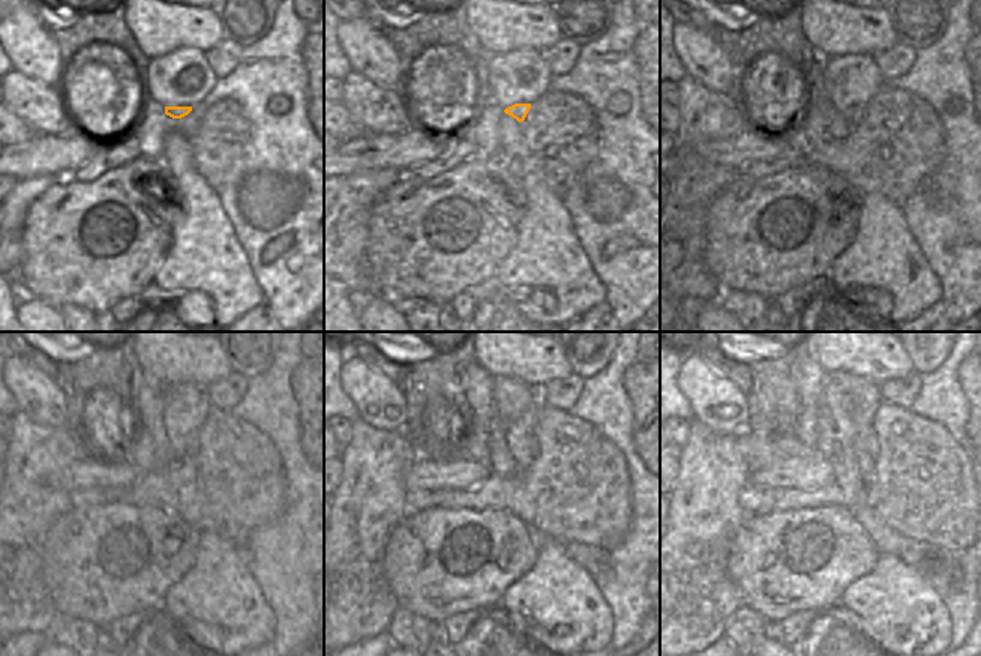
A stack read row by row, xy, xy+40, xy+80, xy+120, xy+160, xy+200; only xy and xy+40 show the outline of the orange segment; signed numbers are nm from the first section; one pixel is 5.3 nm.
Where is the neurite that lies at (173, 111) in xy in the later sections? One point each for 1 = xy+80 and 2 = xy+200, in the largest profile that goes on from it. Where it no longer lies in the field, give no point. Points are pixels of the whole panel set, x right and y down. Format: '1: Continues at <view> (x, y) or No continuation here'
1: Continues at xy+80 (855, 114)
2: Continues at xy+200 (867, 436)

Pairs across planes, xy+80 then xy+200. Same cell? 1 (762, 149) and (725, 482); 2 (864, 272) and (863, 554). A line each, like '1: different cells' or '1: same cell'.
1: different cells
2: different cells

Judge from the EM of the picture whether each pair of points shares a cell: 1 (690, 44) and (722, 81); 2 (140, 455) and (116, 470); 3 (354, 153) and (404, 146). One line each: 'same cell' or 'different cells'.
1: same cell
2: different cells
3: same cell

